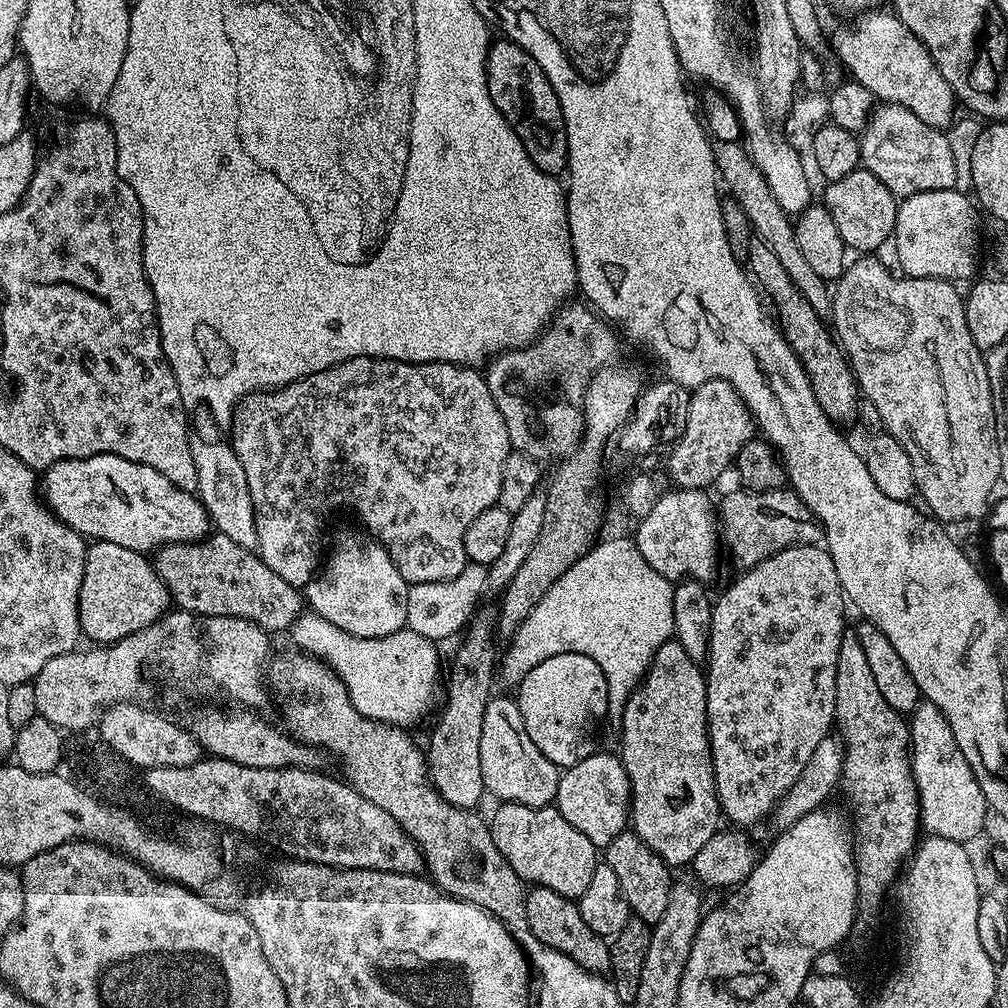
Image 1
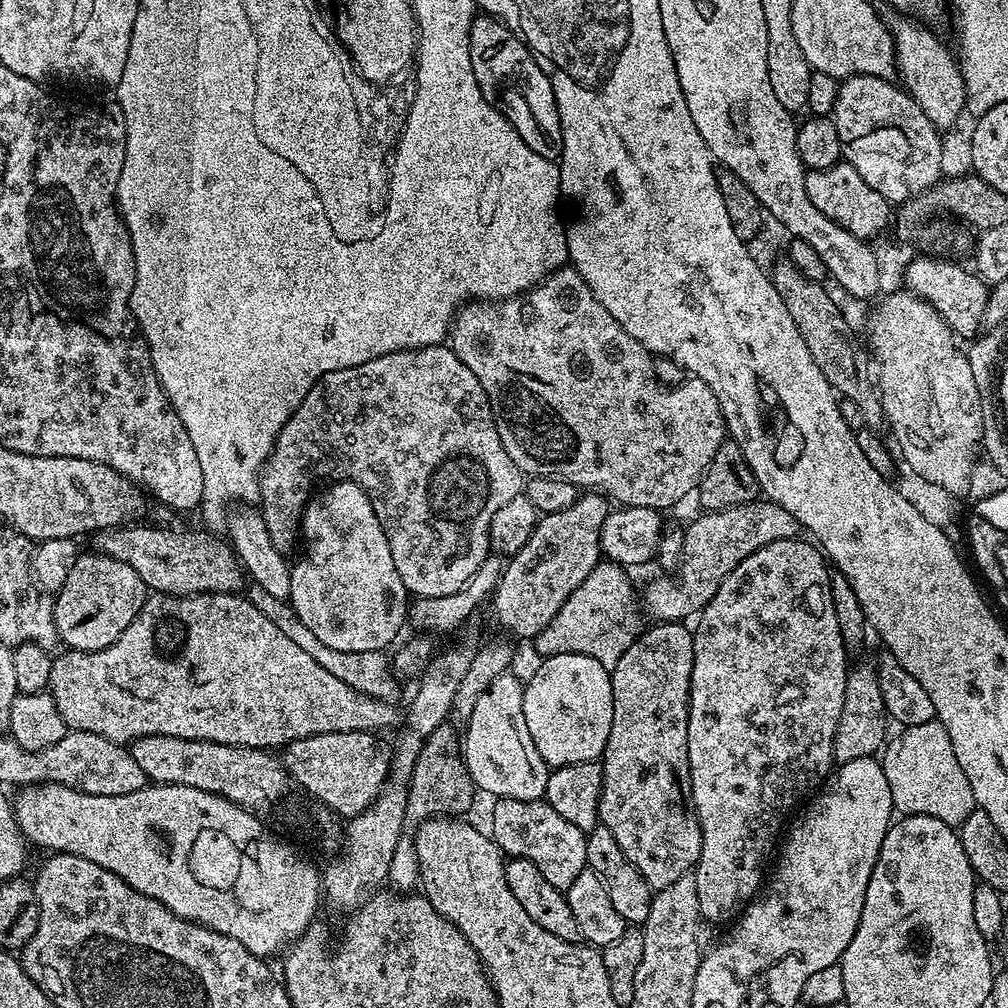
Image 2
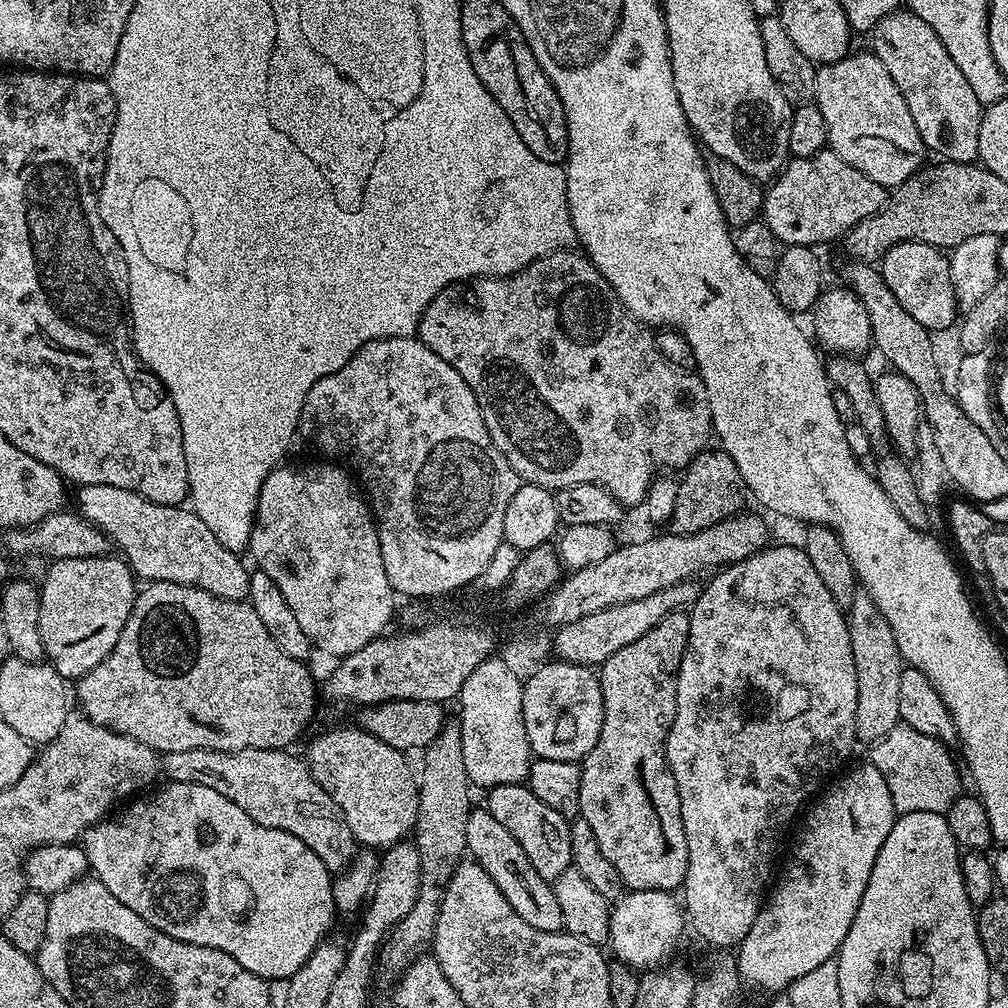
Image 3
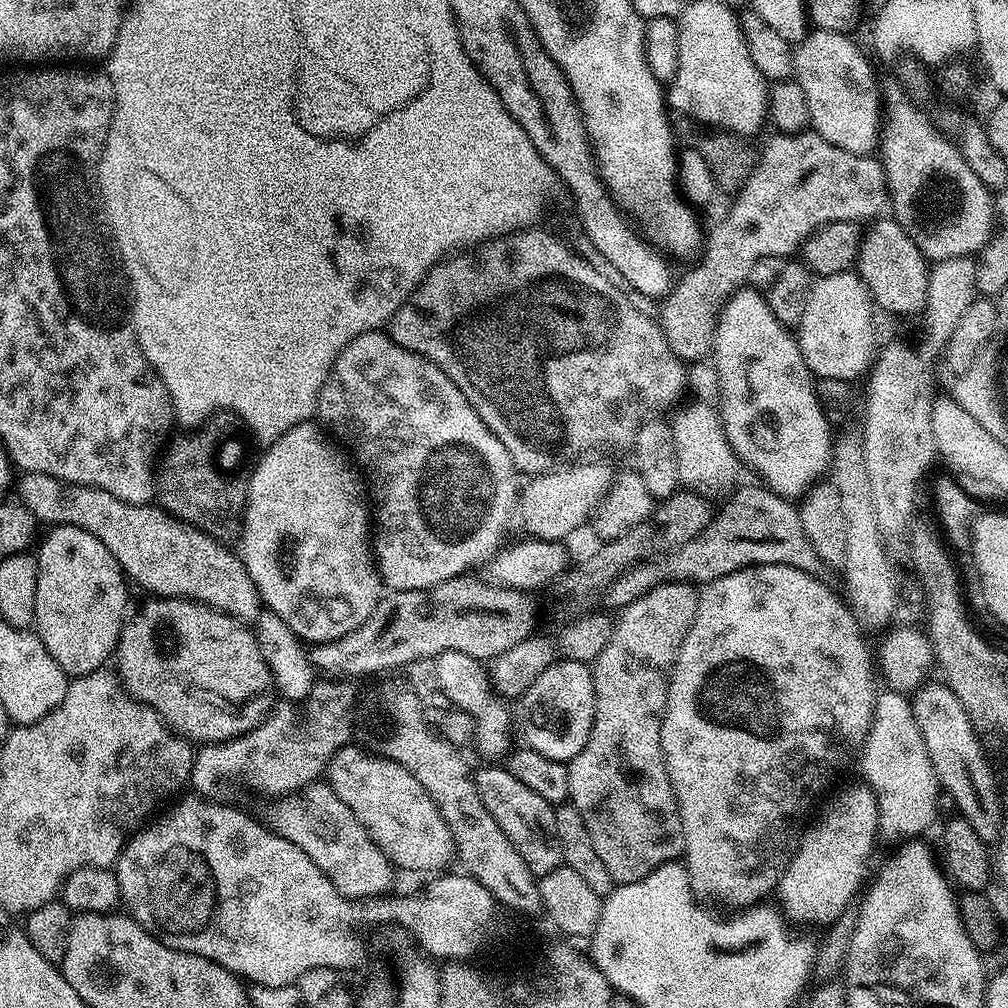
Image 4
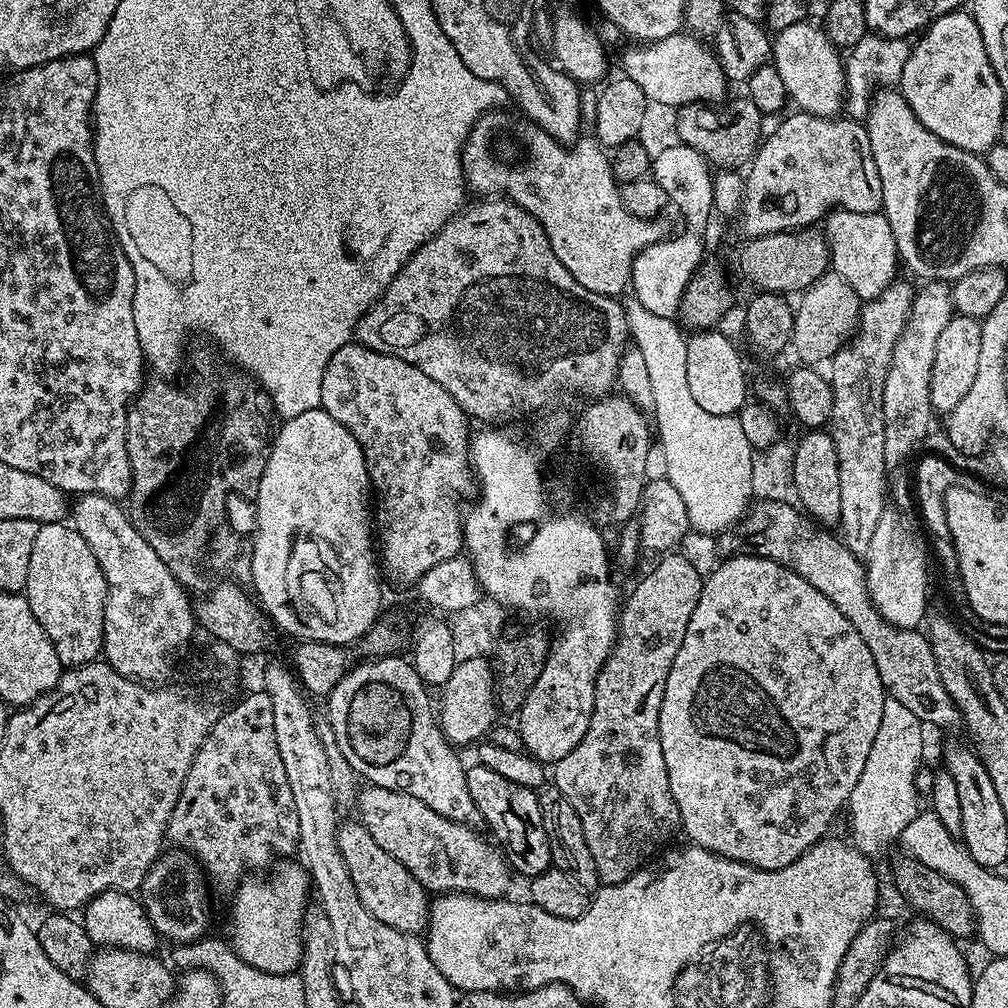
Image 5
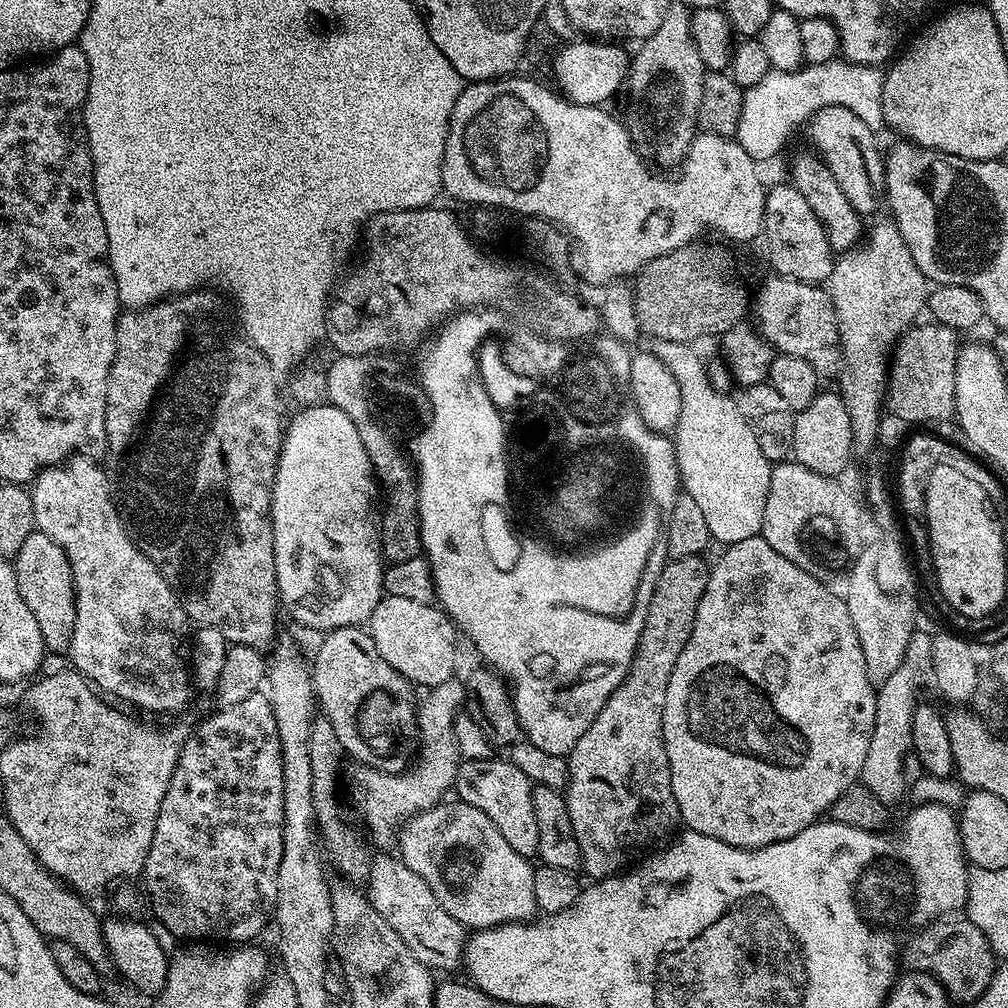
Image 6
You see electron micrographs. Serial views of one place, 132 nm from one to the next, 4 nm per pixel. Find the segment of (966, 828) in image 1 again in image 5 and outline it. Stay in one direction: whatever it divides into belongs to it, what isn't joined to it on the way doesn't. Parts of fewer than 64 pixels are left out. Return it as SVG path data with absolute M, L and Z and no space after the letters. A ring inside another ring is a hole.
M888 698L882 706L882 722L878 725L878 735L870 754L866 757L866 767L862 769L862 778L854 786L846 805L846 814L852 818L851 843L862 855L877 858L891 844L900 839L902 830L914 822L916 813L921 811L922 800L915 788L915 774L918 772L924 756L925 725L920 723L902 702Z

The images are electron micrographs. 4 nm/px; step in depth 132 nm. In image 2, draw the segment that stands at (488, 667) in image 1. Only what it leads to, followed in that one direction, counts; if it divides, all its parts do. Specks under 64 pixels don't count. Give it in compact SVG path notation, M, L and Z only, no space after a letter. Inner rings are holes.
M445 722L428 735L418 754L418 762L414 762L414 774L410 774L408 787L406 821L415 826L421 820L436 818L441 814L464 814L475 796L478 796L478 789L464 764L461 737L451 723Z

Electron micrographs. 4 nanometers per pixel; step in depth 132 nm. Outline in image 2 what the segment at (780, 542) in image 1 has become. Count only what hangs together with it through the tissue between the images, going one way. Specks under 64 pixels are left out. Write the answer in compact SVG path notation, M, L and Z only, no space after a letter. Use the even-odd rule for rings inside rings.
M757 498L750 504L739 504L733 508L723 508L721 512L704 512L689 527L685 527L684 531L684 549L680 555L680 567L675 569L674 576L676 580L671 580L671 575L660 574L657 580L652 580L648 584L648 589L643 589L642 604L653 617L656 622L684 622L689 618L695 617L710 602L710 598L714 598L714 594L718 594L718 586L730 574L730 570L734 570L734 566L738 566L738 562L742 562L742 558L750 558L750 554L754 554L754 550L758 550L762 546L770 546L770 542L778 542L779 540L793 539L801 531L800 524L794 518L794 514L782 510L782 506L772 503L770 500Z

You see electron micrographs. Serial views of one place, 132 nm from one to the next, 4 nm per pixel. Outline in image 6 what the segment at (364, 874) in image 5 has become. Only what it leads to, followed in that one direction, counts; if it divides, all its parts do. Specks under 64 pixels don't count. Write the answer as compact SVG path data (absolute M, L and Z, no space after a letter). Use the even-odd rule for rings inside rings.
M380 854L375 857L370 866L370 874L366 881L366 895L368 900L386 918L386 926L406 942L410 954L418 958L427 968L437 973L452 974L455 968L461 967L464 959L466 943L466 929L450 914L446 914L446 906L434 898L434 890L426 886L410 866L392 854Z

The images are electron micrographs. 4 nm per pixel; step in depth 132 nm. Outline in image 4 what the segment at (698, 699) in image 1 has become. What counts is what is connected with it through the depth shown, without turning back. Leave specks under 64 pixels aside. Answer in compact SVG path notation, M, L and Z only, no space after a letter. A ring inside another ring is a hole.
M669 580L666 584L654 586L642 598L630 602L626 607L619 609L612 625L610 642L602 646L602 654L598 654L596 660L591 661L592 681L594 682L594 698L596 699L596 709L594 710L594 726L590 730L590 738L582 750L573 760L567 761L568 765L568 800L576 807L578 814L582 814L582 822L586 822L586 830L590 830L590 842L594 846L598 858L602 858L606 871L610 873L610 878L614 878L617 886L645 880L654 870L658 870L663 864L670 864L679 861L684 856L684 831L682 830L682 818L676 805L676 795L674 786L670 782L670 774L664 765L664 755L660 749L660 727L664 721L664 707L668 701L668 678L672 671L672 666L678 658L678 650L690 634L690 626L694 626L694 618L698 614L698 602L700 593L697 585L682 580Z

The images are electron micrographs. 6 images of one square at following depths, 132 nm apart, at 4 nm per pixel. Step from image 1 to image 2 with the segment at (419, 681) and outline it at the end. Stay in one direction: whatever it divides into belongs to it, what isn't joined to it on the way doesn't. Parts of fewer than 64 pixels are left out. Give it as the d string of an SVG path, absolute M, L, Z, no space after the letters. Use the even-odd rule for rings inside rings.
M254 583L247 585L246 595L254 606L258 606L258 610L262 610L262 614L266 614L266 618L270 618L270 622L274 622L274 626L278 626L278 630L282 630L282 634L286 634L286 638L291 638L300 649L306 650L306 654L310 654L310 658L314 658L314 662L318 662L318 666L330 670L330 674L334 674L334 678L346 682L346 686L350 686L355 692L361 692L379 700L393 699L392 691L396 688L395 682L392 681L394 672L390 667L389 657L387 660L384 652L334 650L333 647L326 646L326 642L318 642L318 638L314 638L314 634L306 626L306 622L302 622L302 618L298 618L298 614L292 609L288 600L280 600L274 594L266 594L266 590L262 590L262 586Z

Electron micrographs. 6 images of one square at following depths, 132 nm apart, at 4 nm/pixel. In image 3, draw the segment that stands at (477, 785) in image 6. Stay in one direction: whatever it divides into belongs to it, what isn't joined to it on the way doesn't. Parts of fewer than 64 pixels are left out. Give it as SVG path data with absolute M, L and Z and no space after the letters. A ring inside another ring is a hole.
M527 783L523 784L503 784L487 789L486 807L510 834L514 834L518 846L522 846L522 851L526 853L526 858L530 858L530 866L542 874L542 878L549 882L554 882L558 874L562 874L572 867L572 851L570 850L570 824L558 810L550 810L542 798L536 797Z

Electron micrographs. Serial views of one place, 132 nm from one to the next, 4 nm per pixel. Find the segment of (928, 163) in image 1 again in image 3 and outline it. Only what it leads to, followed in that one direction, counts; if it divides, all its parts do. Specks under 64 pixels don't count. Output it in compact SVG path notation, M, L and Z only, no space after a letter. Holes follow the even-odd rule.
M873 51L855 52L843 56L841 60L833 64L822 64L817 67L814 102L818 110L822 110L822 118L826 118L830 151L838 154L842 162L850 162L854 170L862 170L866 178L874 178L874 182L878 182L886 190L891 190L921 171L925 163L923 160L926 156L926 149L919 136L918 127L910 116L910 109L906 106L901 91L890 78L889 71Z

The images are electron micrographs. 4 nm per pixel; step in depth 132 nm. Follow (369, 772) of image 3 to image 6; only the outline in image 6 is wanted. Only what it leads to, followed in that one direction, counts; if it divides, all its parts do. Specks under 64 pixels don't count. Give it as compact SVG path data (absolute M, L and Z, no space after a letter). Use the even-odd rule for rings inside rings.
M441 802L435 808L430 808L426 812L419 812L417 816L412 816L402 825L398 832L399 859L403 860L406 866L410 866L410 870L414 870L414 874L418 874L418 878L422 878L426 882L426 886L430 886L430 890L434 890L434 898L438 898L438 902L442 902L442 906L446 906L446 914L454 917L457 922L464 925L465 929L479 930L481 928L493 928L499 924L519 924L531 921L538 912L536 899L534 898L534 874L536 868L532 864L533 861L527 856L518 854L518 850L513 850L510 847L510 842L506 842L506 838L502 838L498 826L494 826L494 822L490 822L490 818L486 818L486 814L482 814L482 810L463 802L448 803Z

